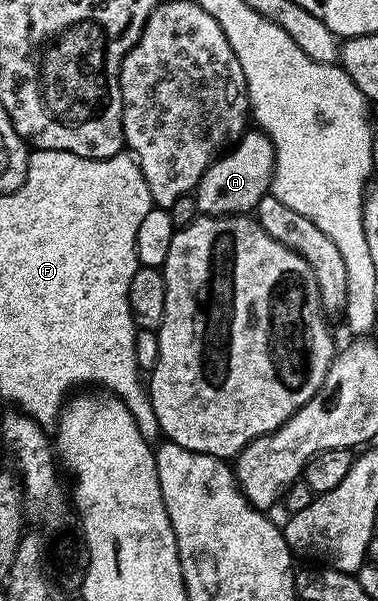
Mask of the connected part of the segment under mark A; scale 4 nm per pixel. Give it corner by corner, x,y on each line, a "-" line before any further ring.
259,128
244,131
235,143
236,148
216,159
202,176
200,185
194,191
196,206
201,215
209,218
248,216
256,205
269,193
274,168
272,142

